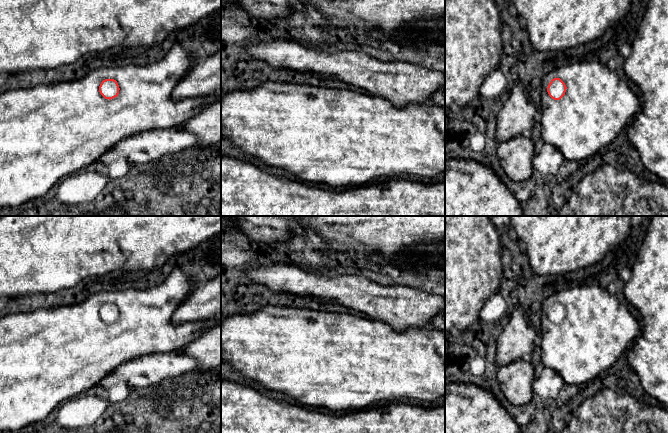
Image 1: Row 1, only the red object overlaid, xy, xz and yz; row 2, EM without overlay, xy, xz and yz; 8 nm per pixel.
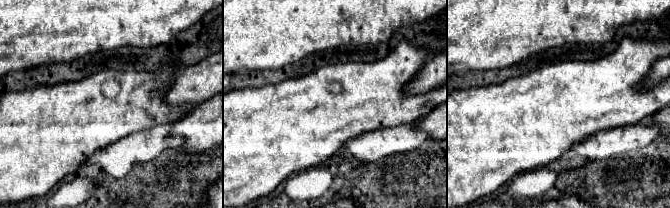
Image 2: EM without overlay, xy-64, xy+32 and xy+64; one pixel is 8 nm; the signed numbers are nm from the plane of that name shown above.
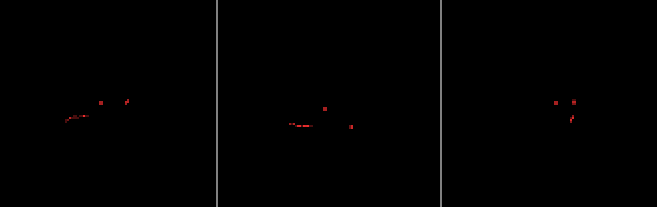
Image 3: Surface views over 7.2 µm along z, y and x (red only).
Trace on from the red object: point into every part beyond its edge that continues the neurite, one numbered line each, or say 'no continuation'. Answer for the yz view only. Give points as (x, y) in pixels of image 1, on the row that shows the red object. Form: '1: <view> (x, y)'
1: yz (597, 105)

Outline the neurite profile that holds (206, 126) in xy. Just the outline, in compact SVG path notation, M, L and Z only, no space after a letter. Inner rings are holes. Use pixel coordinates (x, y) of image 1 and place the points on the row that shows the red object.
M221 97L206 105L182 127L197 137L198 147L221 142Z

